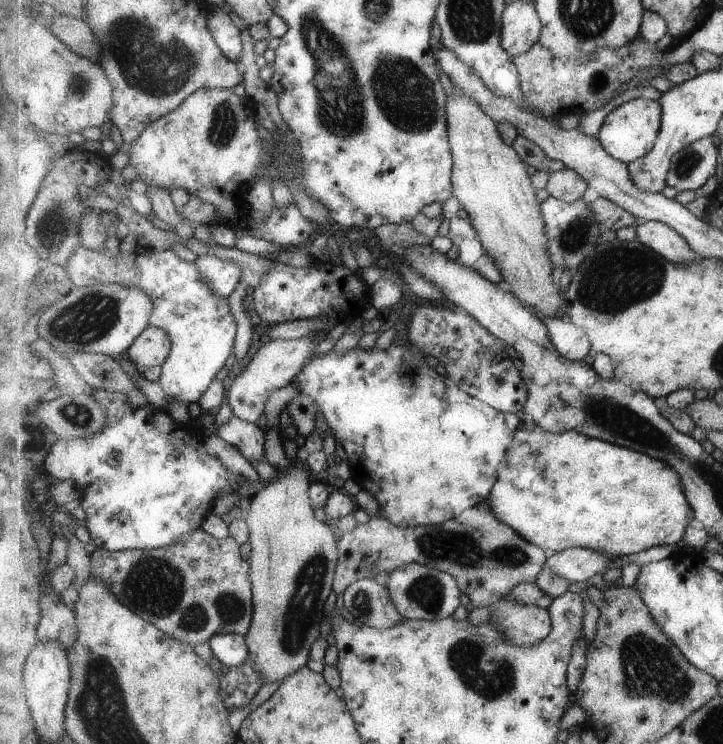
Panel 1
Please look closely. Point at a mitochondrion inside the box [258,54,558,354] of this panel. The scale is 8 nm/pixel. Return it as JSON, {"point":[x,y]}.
{"point":[276,150]}

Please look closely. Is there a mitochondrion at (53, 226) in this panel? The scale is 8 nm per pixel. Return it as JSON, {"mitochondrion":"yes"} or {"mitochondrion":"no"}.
{"mitochondrion":"yes"}

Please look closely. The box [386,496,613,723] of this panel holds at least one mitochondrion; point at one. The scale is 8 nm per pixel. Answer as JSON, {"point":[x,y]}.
{"point":[493,677]}

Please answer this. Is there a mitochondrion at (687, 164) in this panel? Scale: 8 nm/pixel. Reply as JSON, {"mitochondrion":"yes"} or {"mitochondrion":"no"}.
{"mitochondrion":"yes"}

